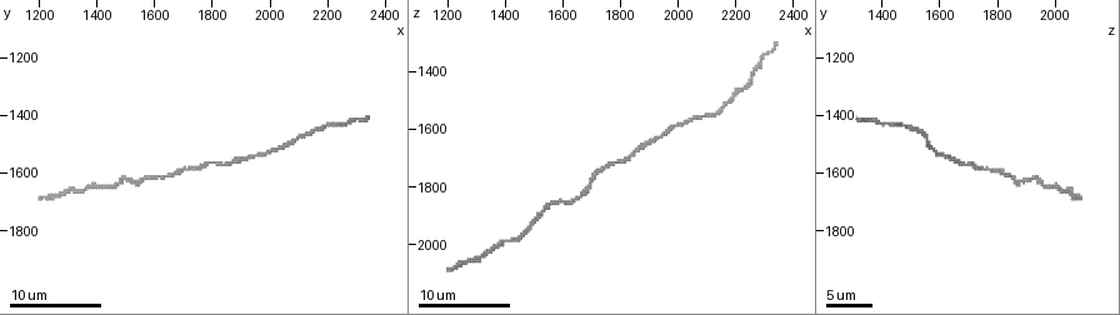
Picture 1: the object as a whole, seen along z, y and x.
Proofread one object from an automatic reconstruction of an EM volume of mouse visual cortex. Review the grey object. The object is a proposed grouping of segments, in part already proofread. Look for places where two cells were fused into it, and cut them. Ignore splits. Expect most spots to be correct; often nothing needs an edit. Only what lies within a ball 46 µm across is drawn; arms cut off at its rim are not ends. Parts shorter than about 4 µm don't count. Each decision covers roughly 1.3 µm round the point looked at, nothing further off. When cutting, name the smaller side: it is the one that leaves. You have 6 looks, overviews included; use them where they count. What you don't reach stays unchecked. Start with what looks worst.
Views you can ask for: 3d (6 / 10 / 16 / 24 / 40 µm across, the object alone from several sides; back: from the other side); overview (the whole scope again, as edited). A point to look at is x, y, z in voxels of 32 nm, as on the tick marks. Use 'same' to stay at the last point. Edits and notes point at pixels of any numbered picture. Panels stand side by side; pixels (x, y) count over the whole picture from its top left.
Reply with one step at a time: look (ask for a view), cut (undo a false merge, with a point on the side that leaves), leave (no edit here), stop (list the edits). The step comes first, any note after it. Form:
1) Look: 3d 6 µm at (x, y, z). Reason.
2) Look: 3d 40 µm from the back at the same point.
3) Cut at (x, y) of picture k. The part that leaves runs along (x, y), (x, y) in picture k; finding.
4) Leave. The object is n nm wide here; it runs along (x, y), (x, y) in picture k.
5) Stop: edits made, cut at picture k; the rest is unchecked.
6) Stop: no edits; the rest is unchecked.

Look: 3d 10 µm at (1920, 1540, 1630). Sudden change in width.

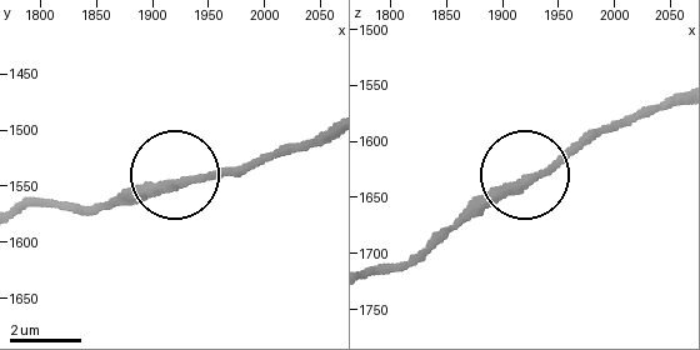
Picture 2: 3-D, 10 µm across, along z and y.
Leave. It runs along (384, 271), (416, 261), (593, 130) in picture 2; one cell here.

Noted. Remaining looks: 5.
Look: 3d 10 µm at (1400, 1650, 1990).

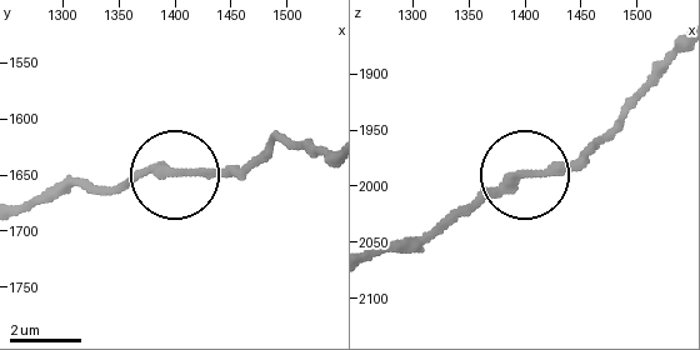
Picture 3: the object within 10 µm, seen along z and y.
Leave. The object is 270 nm wide here; it runs along (326, 150), (273, 144), (229, 168), (79, 185) in picture 3; one cell here.

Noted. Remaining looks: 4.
Look: 3d 6 µm at (1690, 1590, 1780). Sudden change in width.

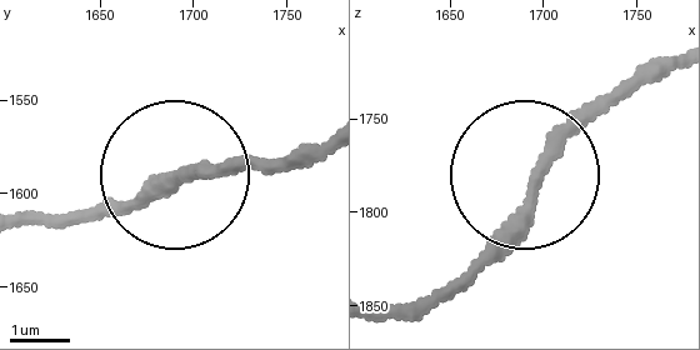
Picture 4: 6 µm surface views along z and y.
Leave. One cell here.

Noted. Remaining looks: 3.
Stop: no edits; the rest is unchecked.

